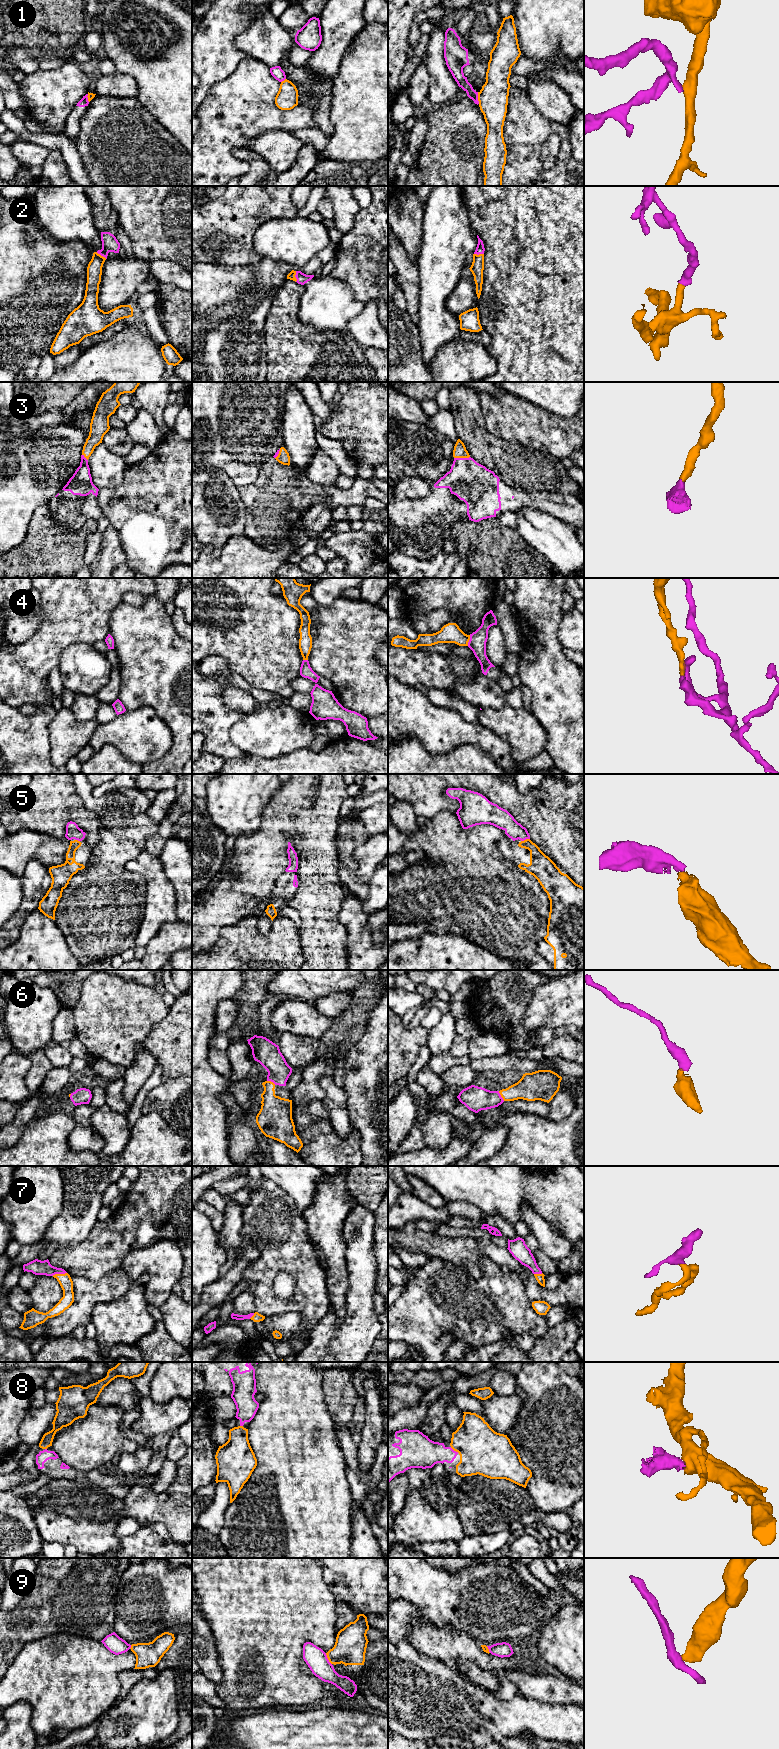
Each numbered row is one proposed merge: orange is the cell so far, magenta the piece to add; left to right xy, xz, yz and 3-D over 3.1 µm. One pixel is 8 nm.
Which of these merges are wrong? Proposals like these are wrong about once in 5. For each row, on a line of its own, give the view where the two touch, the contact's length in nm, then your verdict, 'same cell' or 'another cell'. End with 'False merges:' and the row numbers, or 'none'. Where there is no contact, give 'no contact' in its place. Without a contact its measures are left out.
1: contact in yz; length 100 nm; another cell
2: contact in xz; length 90 nm; same cell
3: contact in yz; length 130 nm; same cell
4: contact in yz; length 90 nm; same cell
5: contact in yz; length 80 nm; same cell
6: contact in yz; length 90 nm; same cell
7: contact in xy; length 120 nm; same cell
8: contact in yz; length 80 nm; same cell
9: contact in xz; length 110 nm; another cell
False merges: 1, 9

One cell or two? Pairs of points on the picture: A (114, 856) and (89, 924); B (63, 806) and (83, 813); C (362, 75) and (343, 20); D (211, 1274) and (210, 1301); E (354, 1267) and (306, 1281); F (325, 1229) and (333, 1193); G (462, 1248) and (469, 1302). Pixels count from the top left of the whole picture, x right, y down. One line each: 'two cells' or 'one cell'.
A: one cell
B: one cell
C: two cells
D: two cells
E: two cells
F: one cell
G: two cells

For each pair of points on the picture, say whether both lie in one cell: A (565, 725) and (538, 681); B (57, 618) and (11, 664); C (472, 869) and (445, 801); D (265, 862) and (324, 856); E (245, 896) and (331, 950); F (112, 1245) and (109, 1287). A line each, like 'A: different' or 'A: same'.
A: same
B: same
C: different
D: same
E: same
F: different

